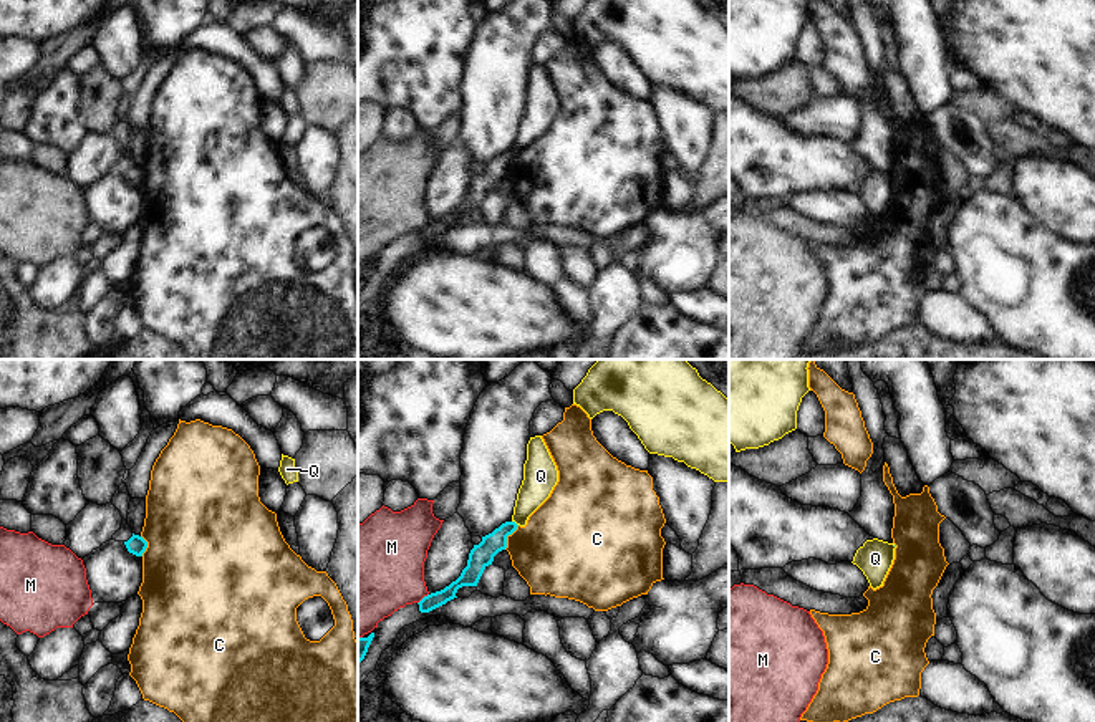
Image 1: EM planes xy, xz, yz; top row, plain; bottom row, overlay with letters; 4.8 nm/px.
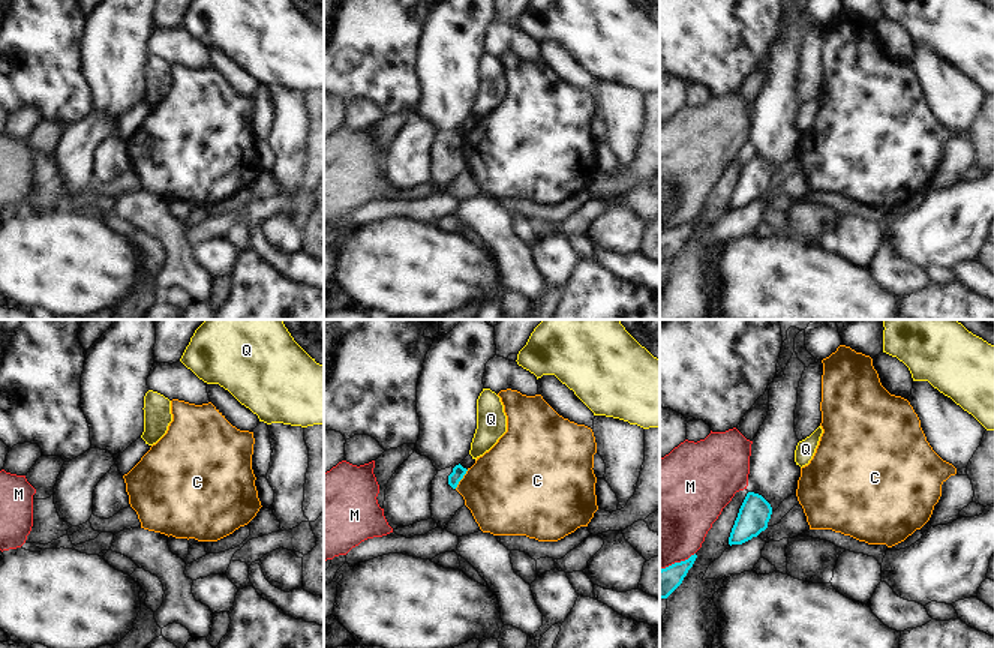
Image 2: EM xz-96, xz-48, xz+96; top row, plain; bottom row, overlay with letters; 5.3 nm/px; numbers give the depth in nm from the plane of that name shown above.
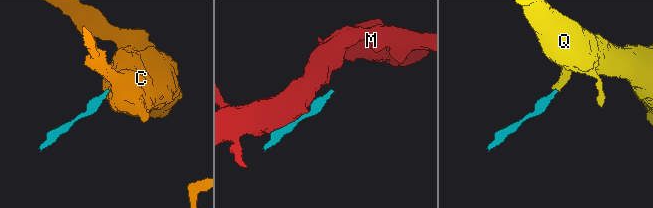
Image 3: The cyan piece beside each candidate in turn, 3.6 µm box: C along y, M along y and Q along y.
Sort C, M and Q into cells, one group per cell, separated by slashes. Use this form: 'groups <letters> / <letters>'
groups C / M / Q

